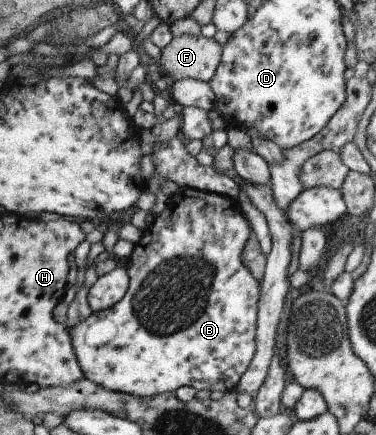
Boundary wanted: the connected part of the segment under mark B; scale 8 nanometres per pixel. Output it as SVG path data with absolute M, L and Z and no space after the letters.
M184 187L176 194L169 196L165 207L160 214L156 214L147 229L142 230L142 235L137 243L133 244L132 251L124 267L128 277L127 290L124 297L117 301L112 307L102 311L91 311L90 315L76 323L74 327L65 327L68 334L78 367L86 379L94 382L104 389L130 394L136 397L152 397L156 394L173 393L175 389L182 386L192 386L196 391L206 389L208 391L228 392L233 390L240 376L250 365L254 351L256 351L256 309L260 299L260 282L256 281L248 268L242 264L242 249L248 241L250 227L248 222L238 211L236 201L232 198L222 197L210 192L204 192L192 187Z

